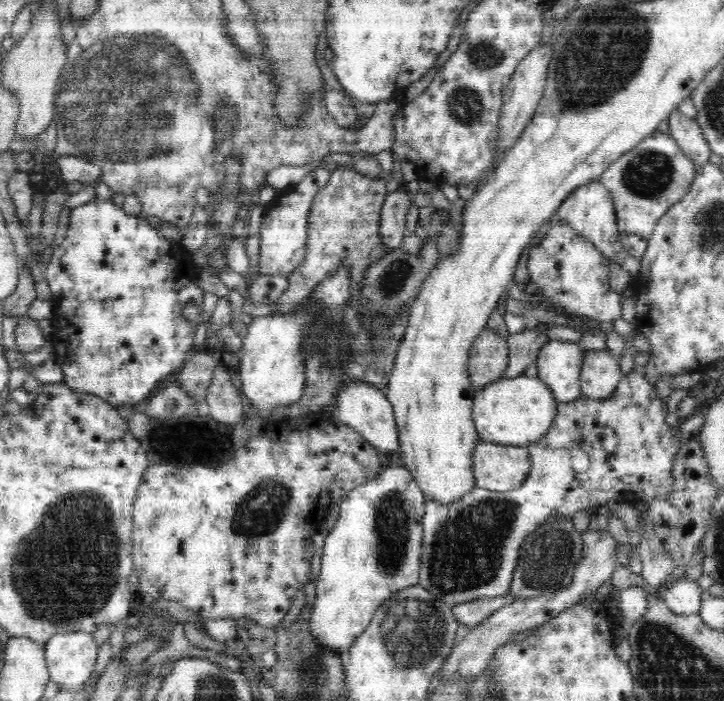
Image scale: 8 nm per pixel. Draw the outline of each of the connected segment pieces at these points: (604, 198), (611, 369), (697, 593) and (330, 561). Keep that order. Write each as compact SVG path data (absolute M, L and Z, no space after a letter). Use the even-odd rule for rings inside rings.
M599 180L590 181L588 185L582 186L569 194L557 210L556 220L568 223L580 236L592 242L609 260L628 270L632 280L638 279L640 260L628 256L622 248L611 192Z
M607 350L586 351L580 372L581 396L606 399L616 392L623 377L619 360Z
M683 577L668 586L662 599L674 614L697 614L702 602L703 590L698 582Z
M384 465L362 486L352 489L339 503L337 521L328 533L321 556L322 568L315 581L316 598L308 625L316 641L328 651L346 656L349 646L370 624L376 609L399 590L419 584L422 552L424 498L415 478L403 465Z

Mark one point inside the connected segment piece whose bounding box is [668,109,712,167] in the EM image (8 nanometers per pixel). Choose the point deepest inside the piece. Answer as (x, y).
(685, 131)

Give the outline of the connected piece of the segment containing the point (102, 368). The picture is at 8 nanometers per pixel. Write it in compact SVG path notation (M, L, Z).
M94 196L91 201L71 210L65 238L53 250L49 264L45 269L50 292L53 294L51 302L54 308L54 315L51 321L54 327L60 329L58 333L50 335L48 339L51 340L54 347L54 358L61 365L62 371L64 371L63 383L72 390L96 395L116 408L129 406L138 409L140 408L140 402L149 396L149 392L156 388L156 384L162 378L166 378L168 374L180 369L190 357L194 344L194 334L198 329L198 325L182 319L182 308L186 304L198 304L201 308L203 307L205 293L195 284L195 278L201 267L193 262L192 253L184 249L180 244L173 245L170 243L146 218L141 215L126 214L123 207L118 207L111 199Z

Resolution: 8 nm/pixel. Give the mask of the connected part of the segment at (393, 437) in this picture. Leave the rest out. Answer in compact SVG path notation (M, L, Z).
M350 381L339 390L335 398L335 406L334 418L352 427L354 431L368 441L368 444L384 453L399 451L398 430L394 411L392 403L387 399L384 390L364 381Z

